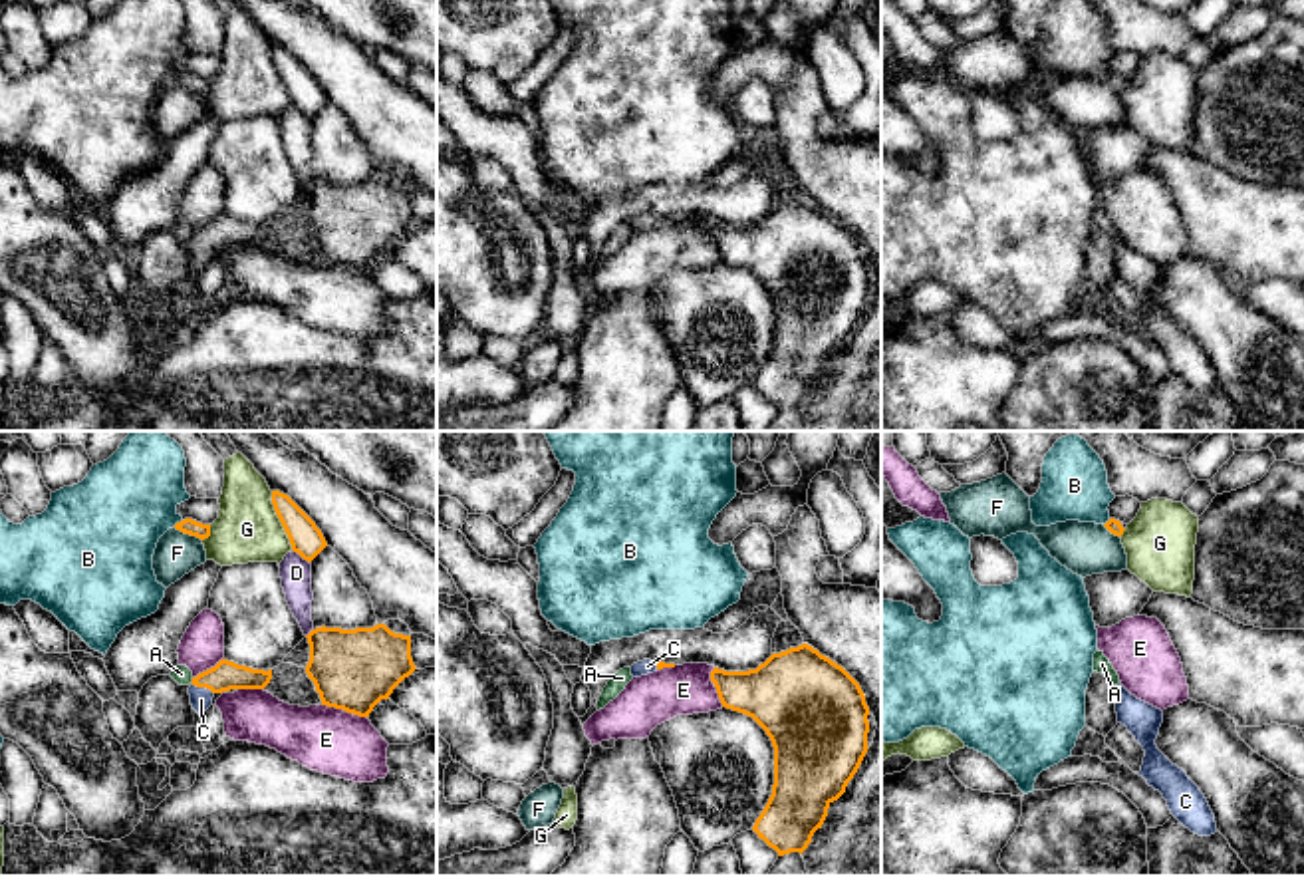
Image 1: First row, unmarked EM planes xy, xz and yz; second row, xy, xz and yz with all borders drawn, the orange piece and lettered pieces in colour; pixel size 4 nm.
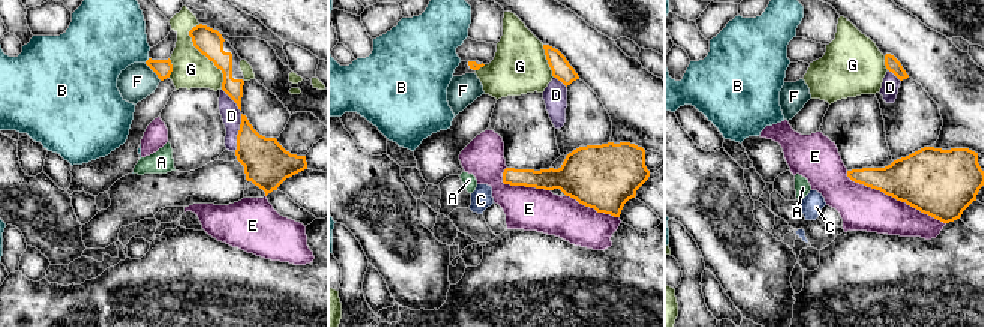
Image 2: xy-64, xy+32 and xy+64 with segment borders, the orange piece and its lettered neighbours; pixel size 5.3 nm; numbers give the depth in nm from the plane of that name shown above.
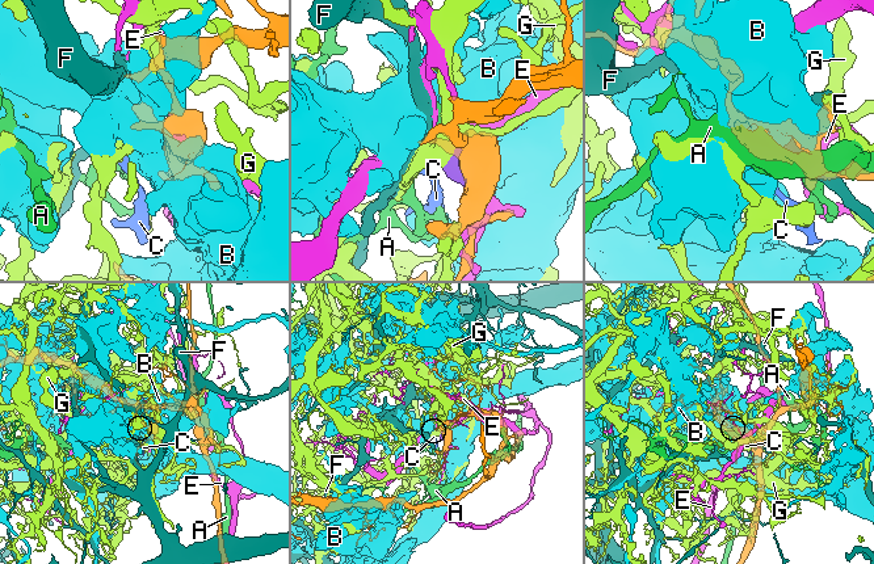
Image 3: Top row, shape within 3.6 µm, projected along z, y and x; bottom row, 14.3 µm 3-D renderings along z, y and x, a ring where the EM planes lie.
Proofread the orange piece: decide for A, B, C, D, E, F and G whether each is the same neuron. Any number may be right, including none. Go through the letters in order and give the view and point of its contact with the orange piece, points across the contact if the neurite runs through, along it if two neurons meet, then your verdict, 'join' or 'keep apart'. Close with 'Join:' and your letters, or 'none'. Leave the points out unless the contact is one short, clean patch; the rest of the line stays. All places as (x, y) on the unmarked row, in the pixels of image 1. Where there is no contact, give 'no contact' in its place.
A: meets orange in xy at (193, 235); keep apart
B: meets orange in xy at (177, 78); keep apart
C: meets orange in xy at (203, 241); runs through xy (225, 231), (203, 241), (201, 253); join
D: meets orange in xy at (300, 110); border along xy (292, 104), (308, 118); keep apart
E: meets orange in xy at (344, 265); keep apart
F: meets orange in xy at (187, 88); border along xy (173, 82), (201, 96); keep apart
G: meets orange in xy at (280, 76); keep apart
Join: C

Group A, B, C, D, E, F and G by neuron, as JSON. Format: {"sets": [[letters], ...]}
{"sets": [["A"], ["B"], ["C"], ["D"], ["E"], ["F"], ["G"]]}

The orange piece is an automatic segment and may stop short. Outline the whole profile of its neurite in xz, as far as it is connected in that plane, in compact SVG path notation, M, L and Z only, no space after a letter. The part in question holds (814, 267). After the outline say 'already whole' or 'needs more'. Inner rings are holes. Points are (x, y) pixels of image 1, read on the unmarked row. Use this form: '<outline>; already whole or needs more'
M808 199L756 224L715 222L711 236L722 262L752 272L774 302L772 350L752 385L778 411L802 409L869 304L859 238Z; already whole

